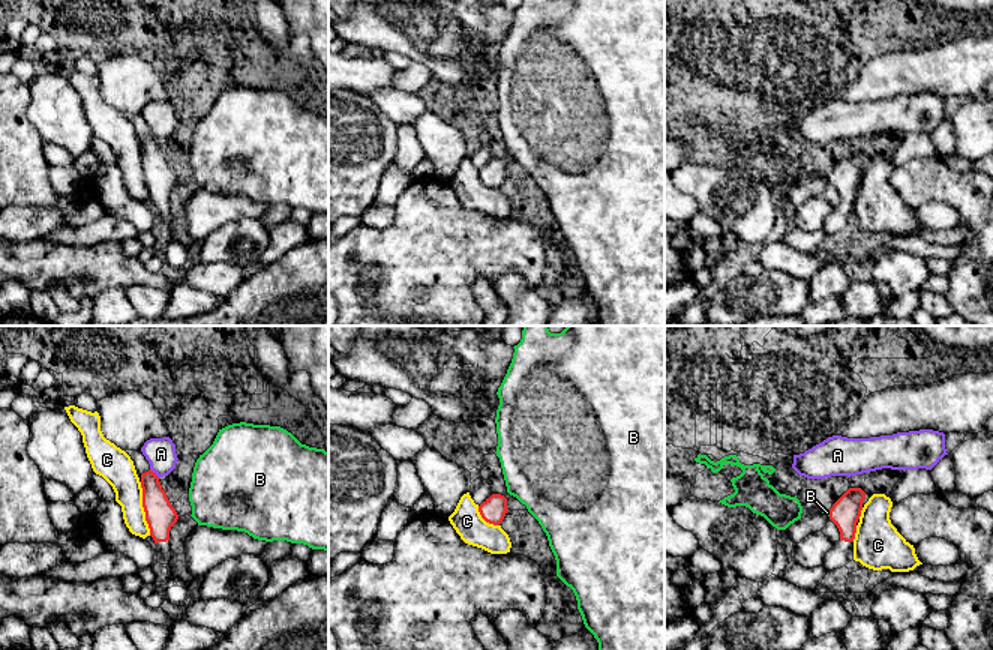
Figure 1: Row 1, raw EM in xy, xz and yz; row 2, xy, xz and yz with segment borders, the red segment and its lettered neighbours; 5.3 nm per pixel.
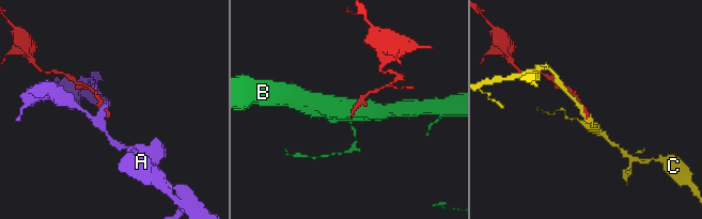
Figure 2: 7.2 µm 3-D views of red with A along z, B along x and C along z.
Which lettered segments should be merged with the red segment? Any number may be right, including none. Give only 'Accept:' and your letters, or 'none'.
Accept: B

